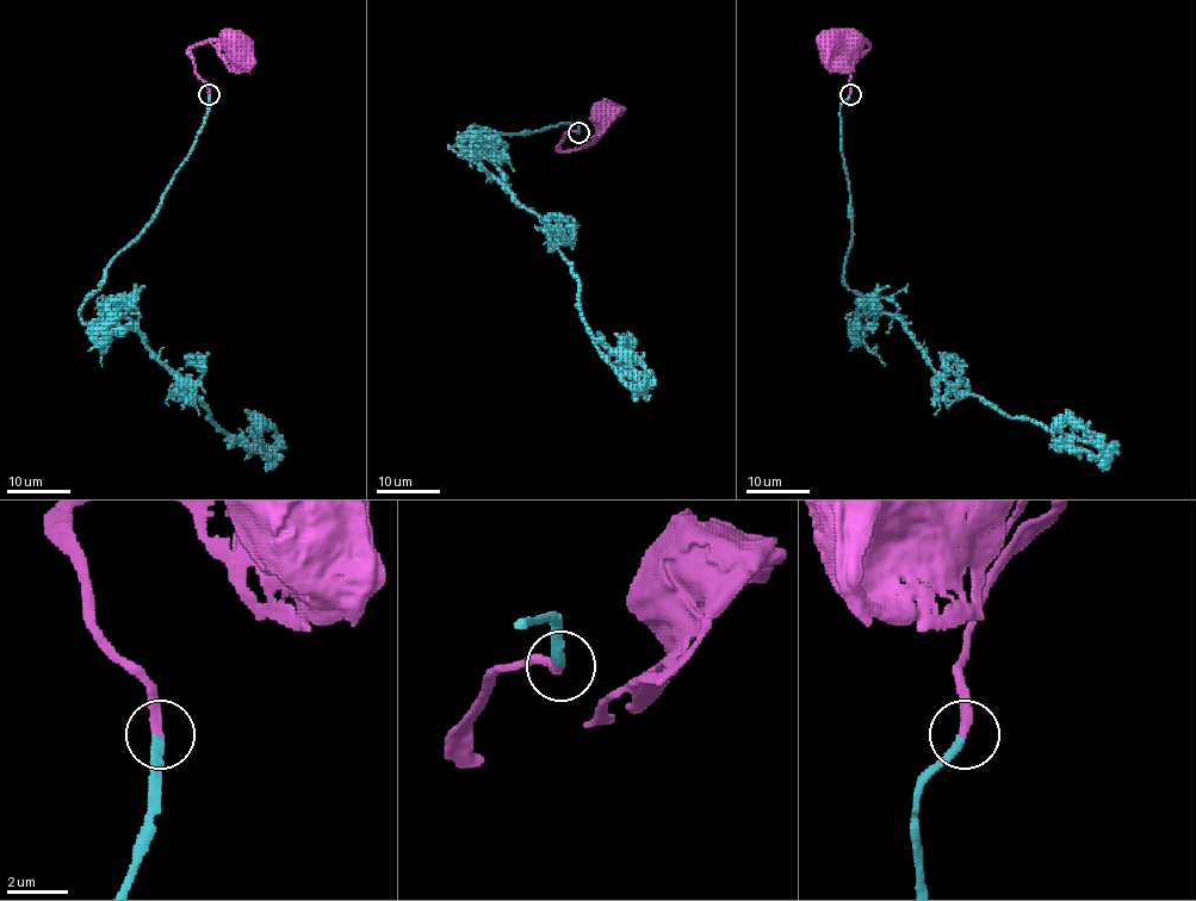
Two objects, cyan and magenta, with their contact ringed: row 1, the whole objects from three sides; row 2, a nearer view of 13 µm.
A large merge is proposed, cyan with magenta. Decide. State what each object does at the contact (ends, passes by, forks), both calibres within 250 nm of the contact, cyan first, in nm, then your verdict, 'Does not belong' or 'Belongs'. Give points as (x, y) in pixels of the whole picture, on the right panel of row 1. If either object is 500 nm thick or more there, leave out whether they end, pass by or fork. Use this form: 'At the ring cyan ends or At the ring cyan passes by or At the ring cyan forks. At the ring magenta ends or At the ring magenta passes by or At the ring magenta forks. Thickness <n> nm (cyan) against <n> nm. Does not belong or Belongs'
At the ring cyan ends. At the ring magenta ends. Thickness 300 nm (cyan) against 340 nm. Belongs

